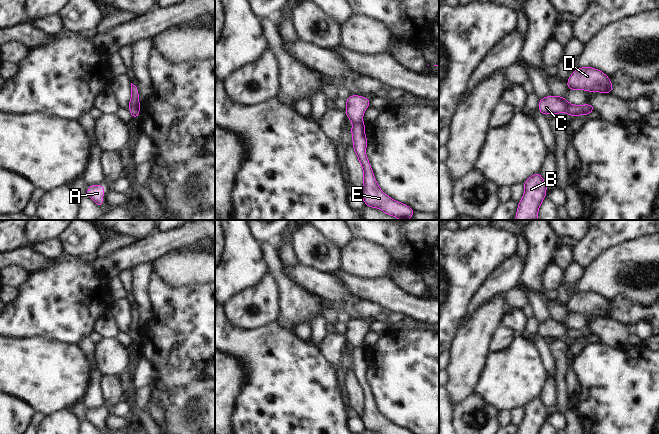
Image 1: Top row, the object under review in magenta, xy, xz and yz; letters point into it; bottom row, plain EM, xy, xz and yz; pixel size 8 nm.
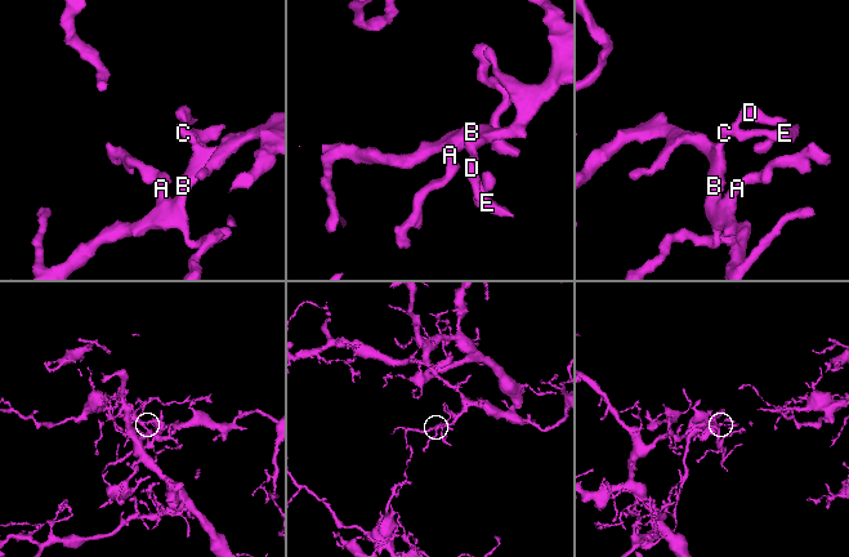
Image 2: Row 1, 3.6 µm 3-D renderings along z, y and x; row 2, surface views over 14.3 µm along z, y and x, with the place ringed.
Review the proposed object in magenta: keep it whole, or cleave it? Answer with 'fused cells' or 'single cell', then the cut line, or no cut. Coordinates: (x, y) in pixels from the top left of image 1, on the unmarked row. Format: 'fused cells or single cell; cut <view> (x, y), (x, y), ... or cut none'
fused cells; cut xy (139, 329), (129, 331)

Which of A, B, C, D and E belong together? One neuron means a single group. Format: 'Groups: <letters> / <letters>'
Groups: A B C D / E

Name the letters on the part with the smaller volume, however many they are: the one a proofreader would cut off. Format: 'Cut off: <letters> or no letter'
Cut off: E

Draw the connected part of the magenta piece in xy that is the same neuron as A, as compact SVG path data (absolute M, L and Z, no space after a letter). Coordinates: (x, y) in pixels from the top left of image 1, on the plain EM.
M90 409L87 412L87 420L89 420L98 430L104 429L103 419L105 411L103 409Z

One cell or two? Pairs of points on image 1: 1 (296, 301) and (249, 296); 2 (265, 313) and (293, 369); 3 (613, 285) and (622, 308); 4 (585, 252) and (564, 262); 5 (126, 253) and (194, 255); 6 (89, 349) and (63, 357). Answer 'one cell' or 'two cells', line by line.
1: two cells
2: two cells
3: two cells
4: two cells
5: two cells
6: two cells

